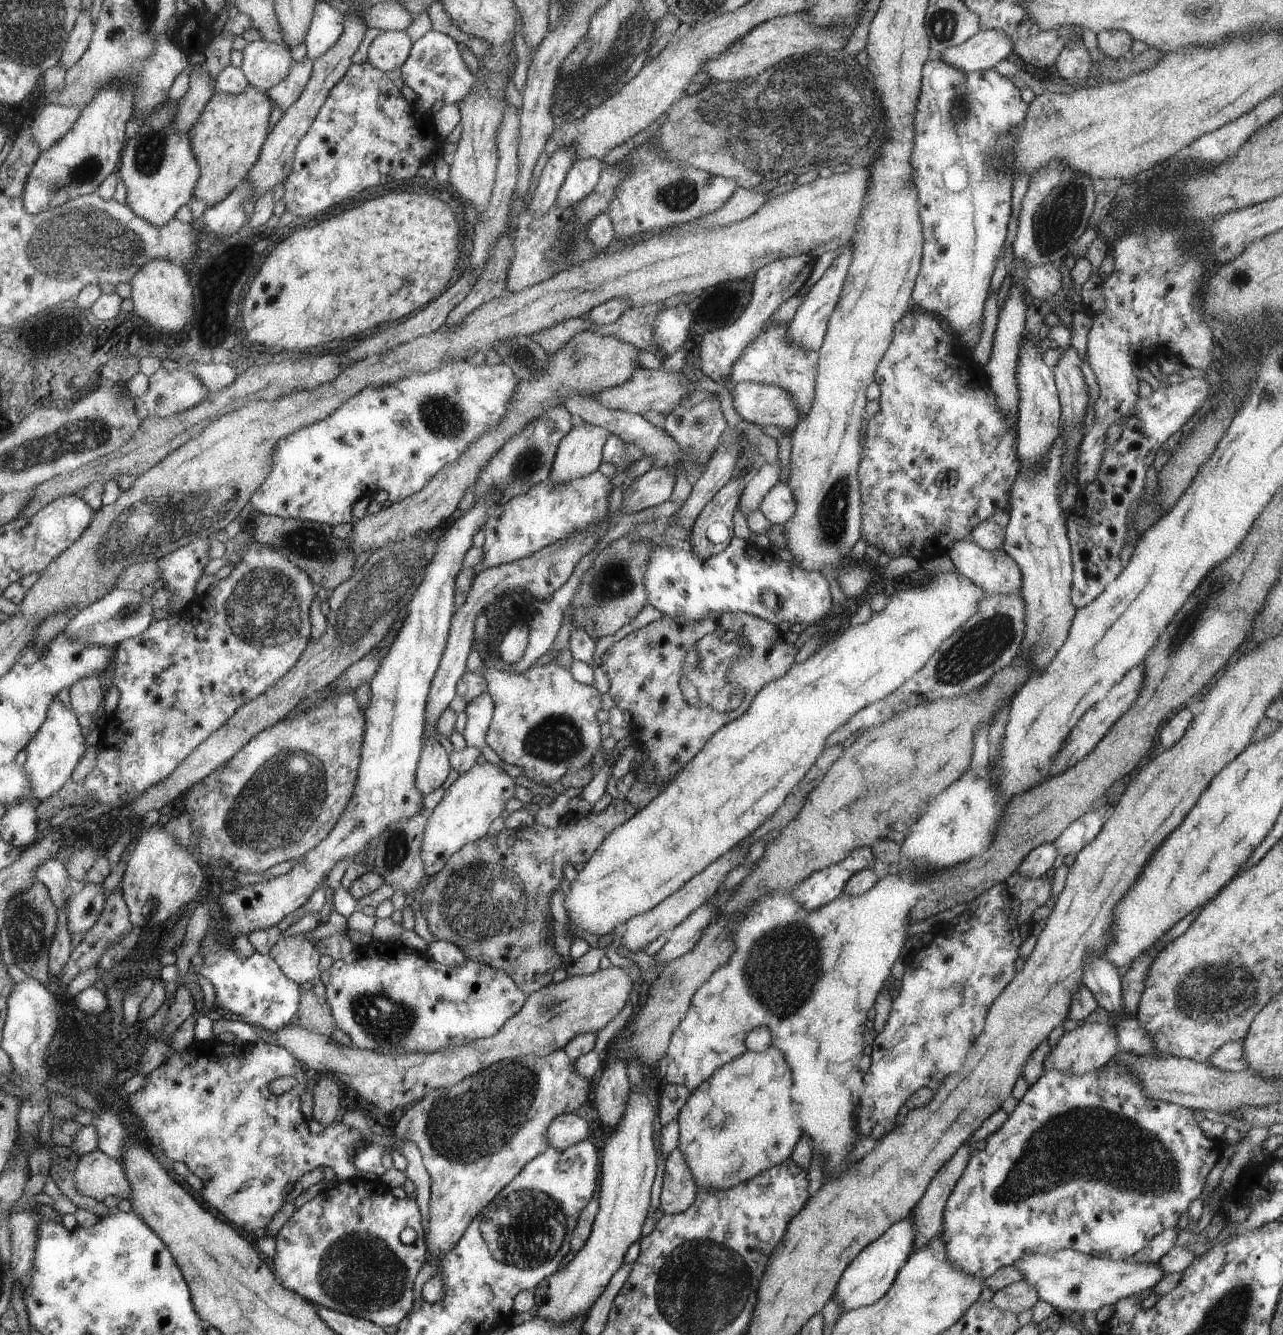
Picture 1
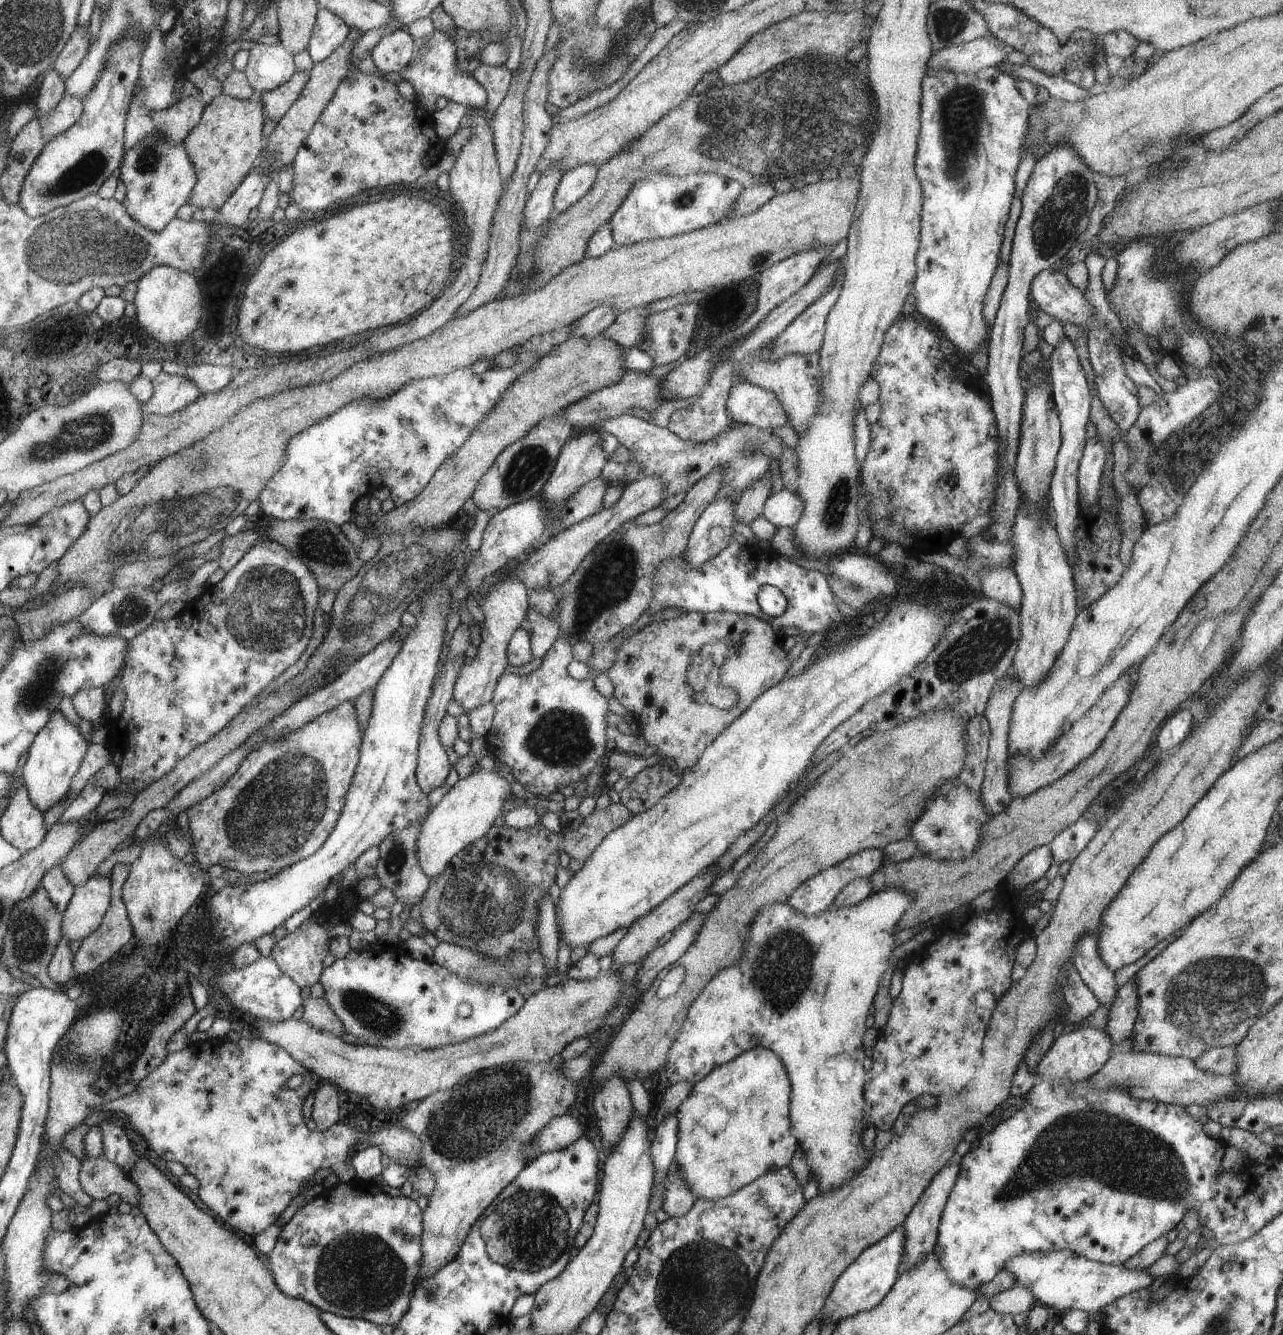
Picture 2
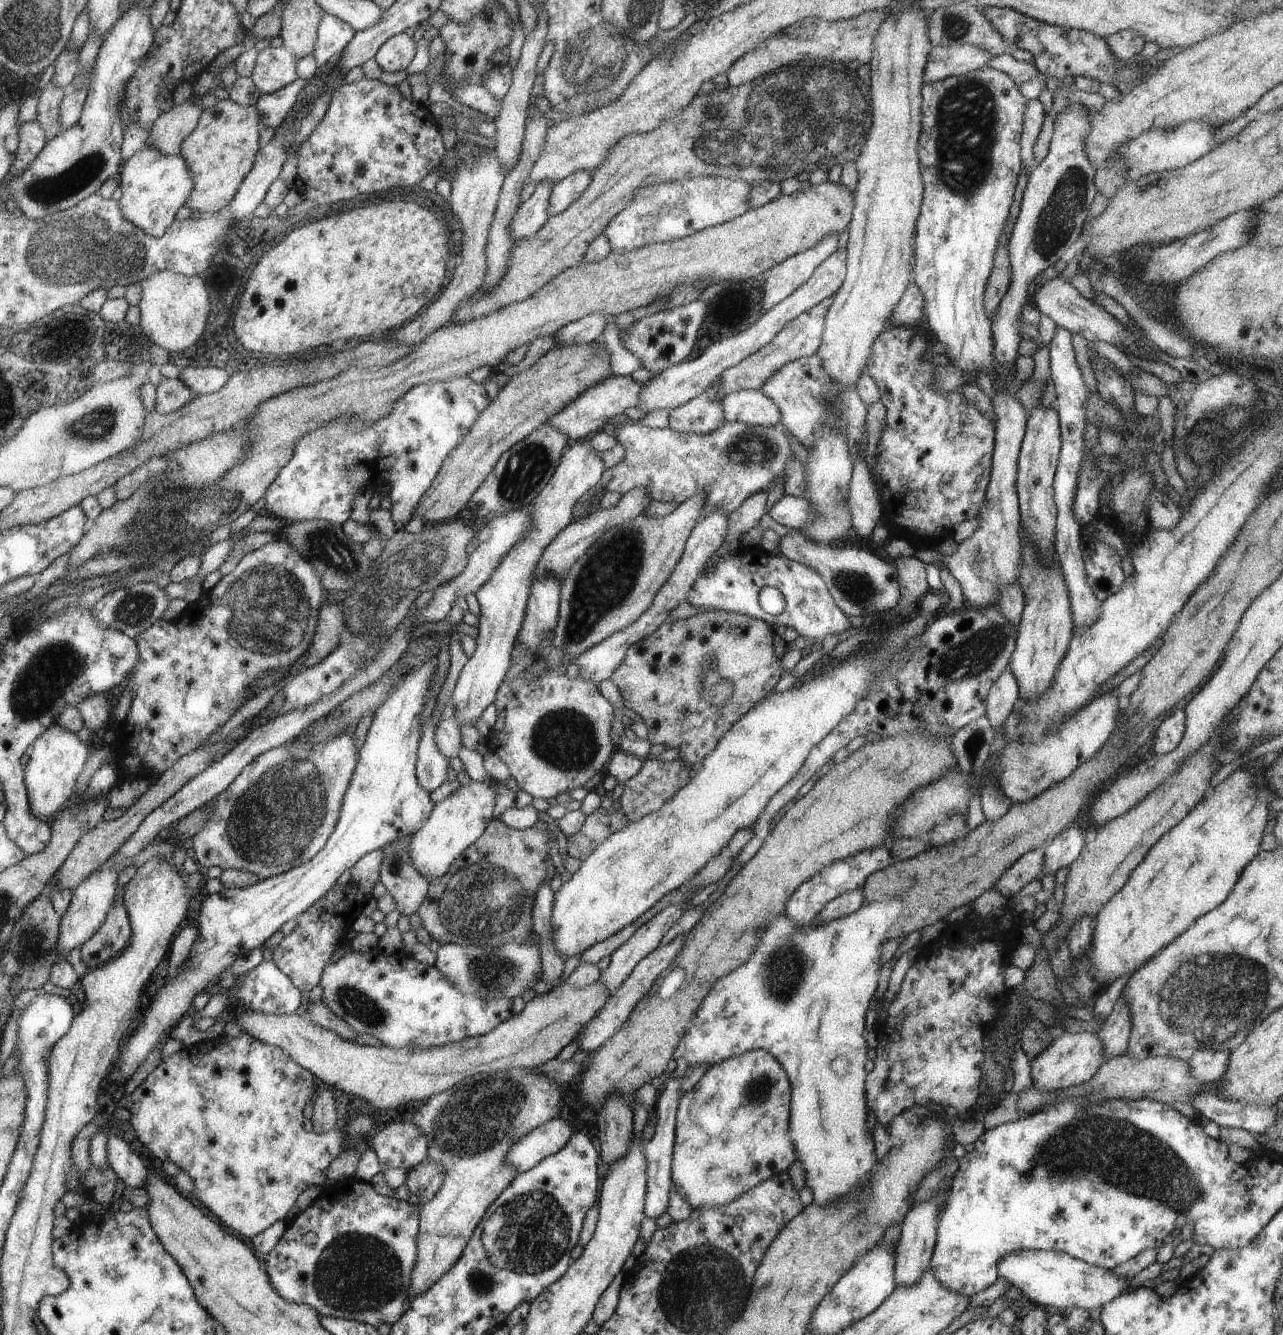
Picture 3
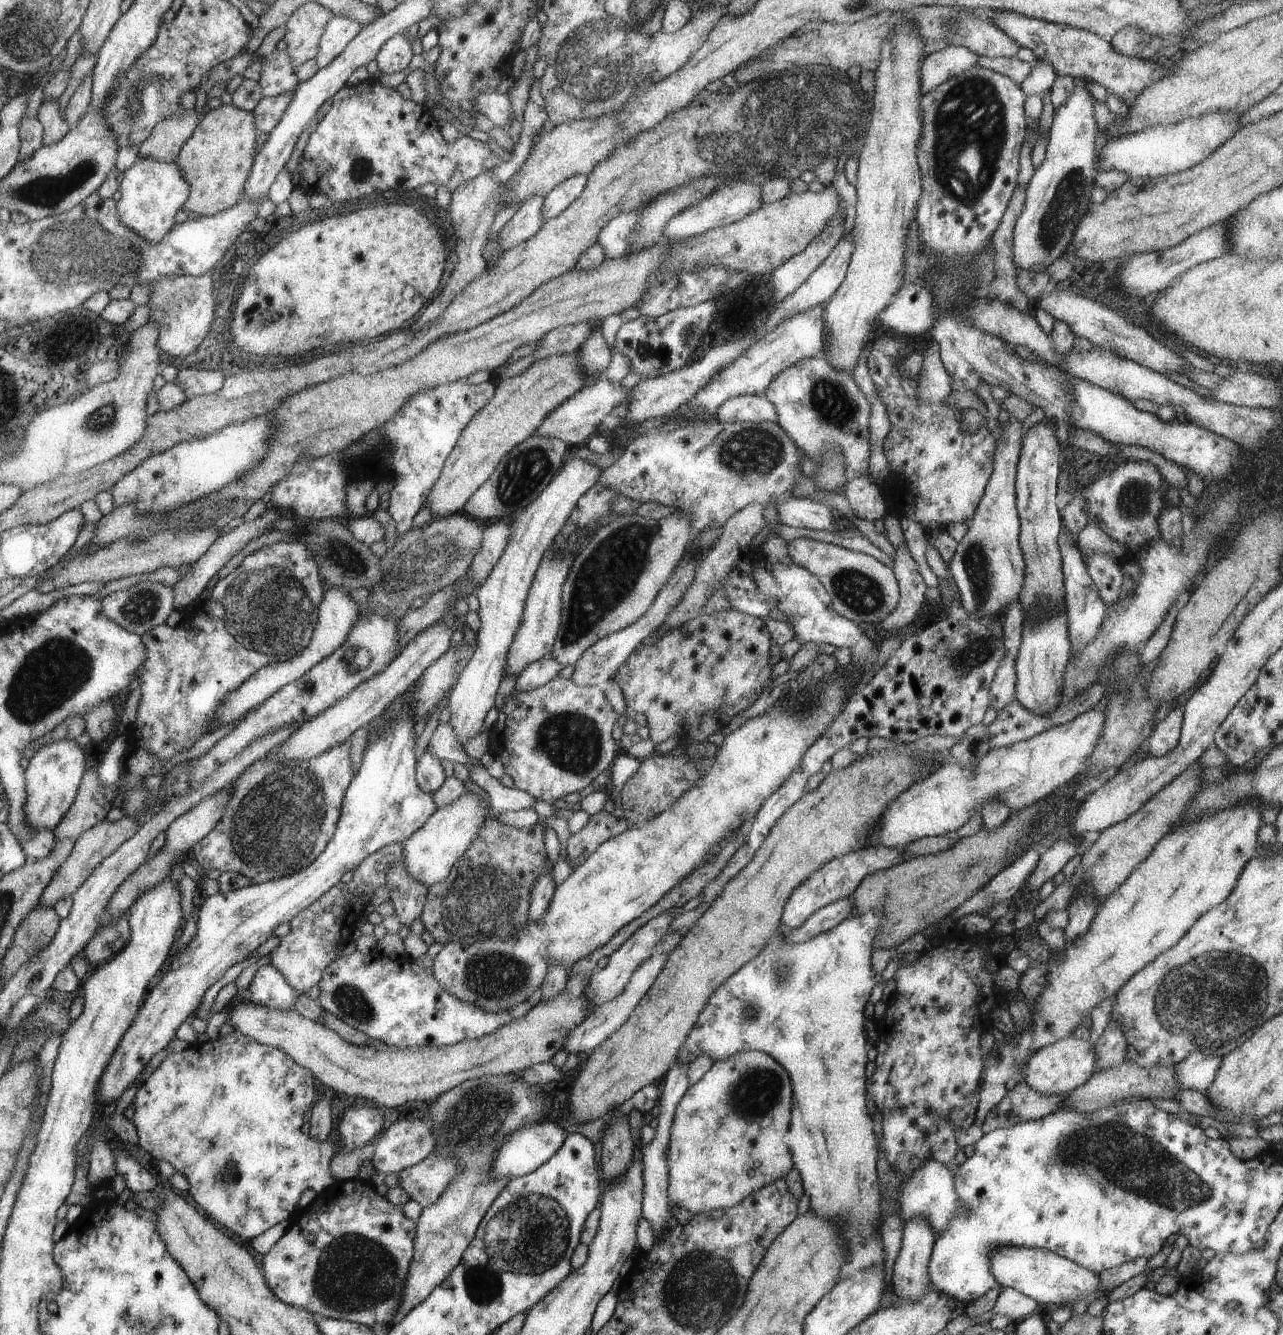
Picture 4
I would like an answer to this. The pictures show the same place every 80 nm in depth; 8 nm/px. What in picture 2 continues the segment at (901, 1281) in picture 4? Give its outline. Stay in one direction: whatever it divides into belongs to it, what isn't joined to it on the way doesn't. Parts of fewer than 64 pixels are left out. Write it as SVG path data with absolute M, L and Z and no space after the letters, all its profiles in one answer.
M946 1164L930 1181L920 1200L912 1207L906 1220L901 1224L905 1232L905 1245L902 1260L899 1266L899 1276L912 1270L919 1262L933 1252L937 1246L938 1227L941 1214L947 1203L949 1192L958 1178L959 1164Z

